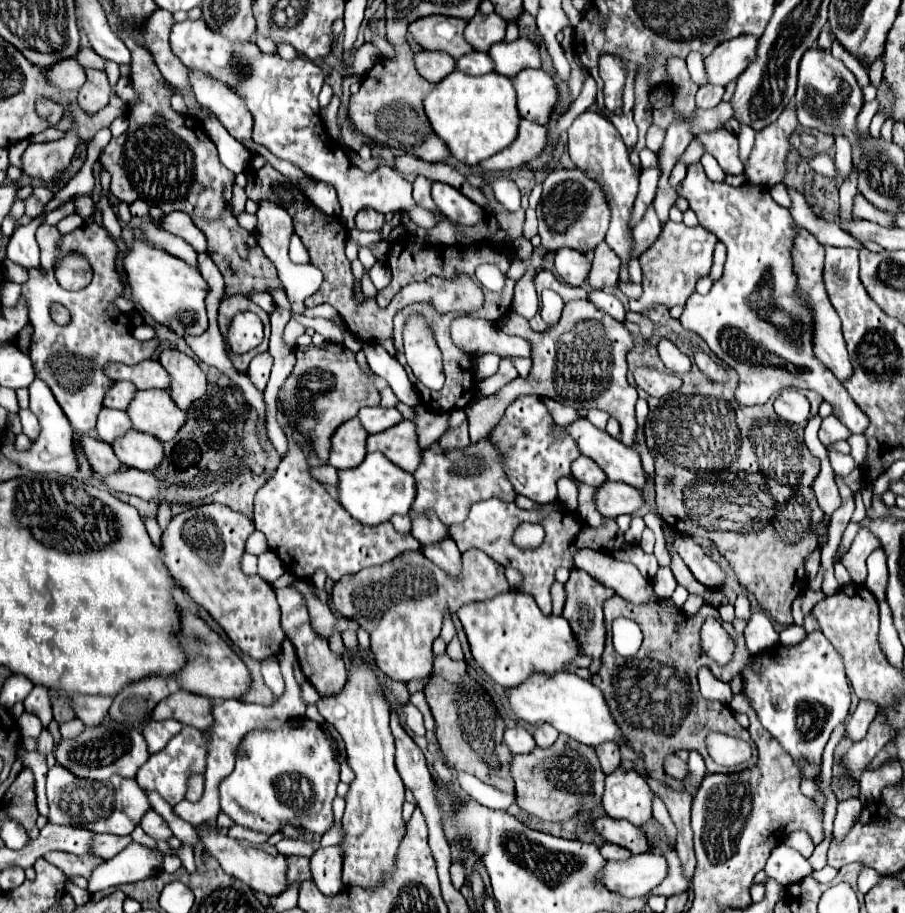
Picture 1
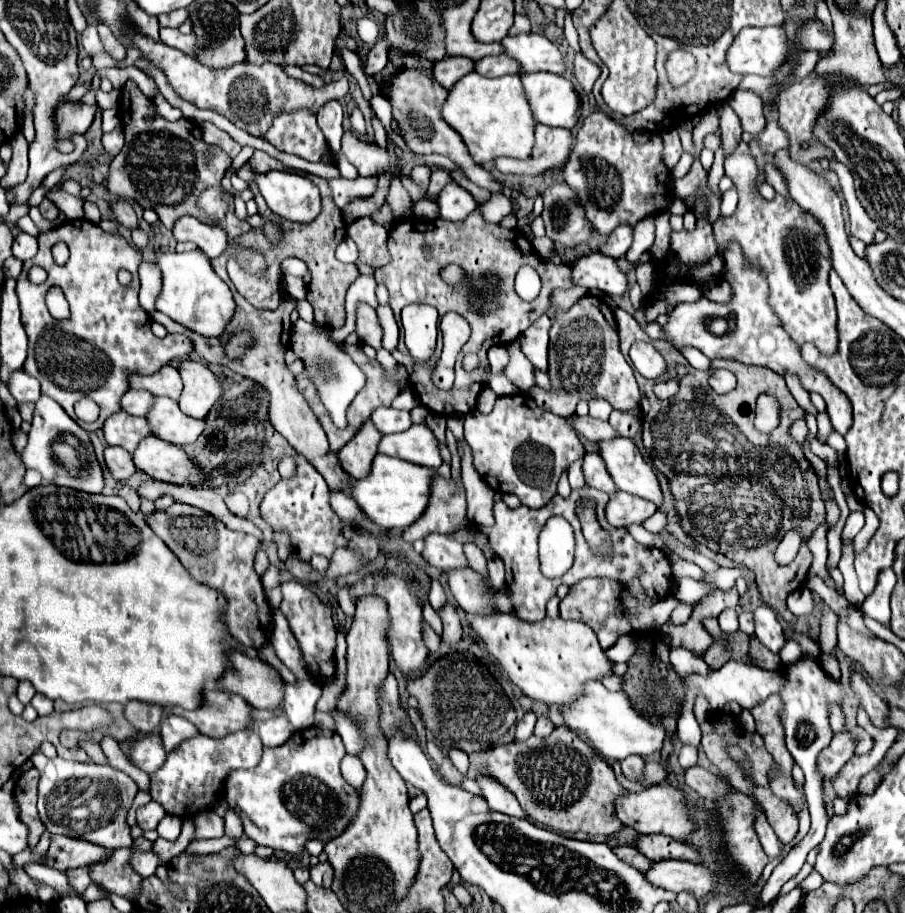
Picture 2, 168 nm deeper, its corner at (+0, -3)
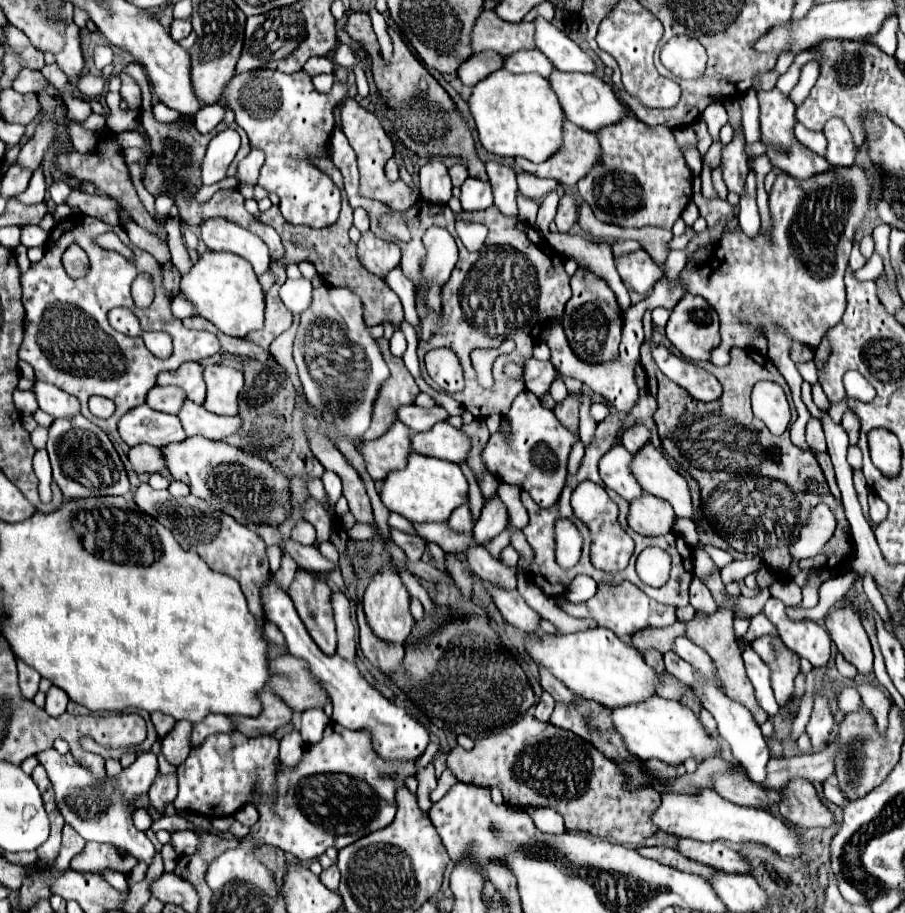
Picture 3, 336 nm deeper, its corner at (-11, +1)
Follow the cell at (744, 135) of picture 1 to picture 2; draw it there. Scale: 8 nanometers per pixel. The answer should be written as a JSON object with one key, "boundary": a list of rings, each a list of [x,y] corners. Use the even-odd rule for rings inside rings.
{"boundary":[[[734,186],[722,194],[722,216],[730,216],[736,210],[736,204],[738,204],[738,192]]]}

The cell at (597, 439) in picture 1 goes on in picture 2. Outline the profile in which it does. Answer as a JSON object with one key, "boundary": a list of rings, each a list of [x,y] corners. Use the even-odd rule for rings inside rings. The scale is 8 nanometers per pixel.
{"boundary":[[[616,436],[616,440],[604,440],[598,444],[598,454],[604,458],[606,470],[618,490],[646,498],[656,506],[662,504],[662,492],[656,474],[652,466],[644,462],[632,438]]]}

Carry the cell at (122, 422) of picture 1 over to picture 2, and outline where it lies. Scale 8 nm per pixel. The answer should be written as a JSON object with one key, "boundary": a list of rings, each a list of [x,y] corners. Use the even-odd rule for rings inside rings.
{"boundary":[[[122,410],[108,416],[108,420],[102,426],[102,432],[110,446],[122,446],[128,452],[134,452],[138,442],[144,436],[152,434],[150,426],[146,426],[144,418],[130,416],[128,412],[122,412]]]}

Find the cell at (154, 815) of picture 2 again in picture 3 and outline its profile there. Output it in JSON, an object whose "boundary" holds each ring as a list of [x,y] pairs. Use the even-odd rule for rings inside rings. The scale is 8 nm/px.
{"boundary":[[[157,774],[153,786],[149,788],[149,798],[153,806],[163,812],[165,802],[175,800],[177,796],[177,776],[175,774]]]}

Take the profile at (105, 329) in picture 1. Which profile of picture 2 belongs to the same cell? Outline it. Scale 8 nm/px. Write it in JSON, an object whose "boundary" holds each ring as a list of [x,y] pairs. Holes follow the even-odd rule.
{"boundary":[[[74,220],[40,234],[38,244],[38,254],[24,262],[24,270],[16,284],[22,324],[30,340],[24,370],[40,382],[42,394],[54,398],[84,430],[94,432],[102,428],[104,420],[112,412],[120,410],[118,402],[128,390],[126,376],[130,372],[154,374],[160,366],[190,356],[192,342],[182,334],[168,334],[166,338],[156,338],[152,334],[150,316],[138,304],[138,264],[142,262],[142,254],[122,236],[106,234],[98,224],[88,220]],[[58,240],[64,240],[70,248],[70,260],[64,266],[54,264],[50,254],[52,244]],[[34,266],[48,272],[46,282],[40,286],[28,280],[28,272]],[[120,270],[128,270],[132,274],[132,282],[128,286],[118,282]],[[50,286],[60,286],[64,290],[70,304],[70,318],[66,322],[56,322],[44,304],[44,292]],[[80,398],[90,398],[100,406],[100,418],[96,422],[86,424],[76,418],[74,404]]]}

